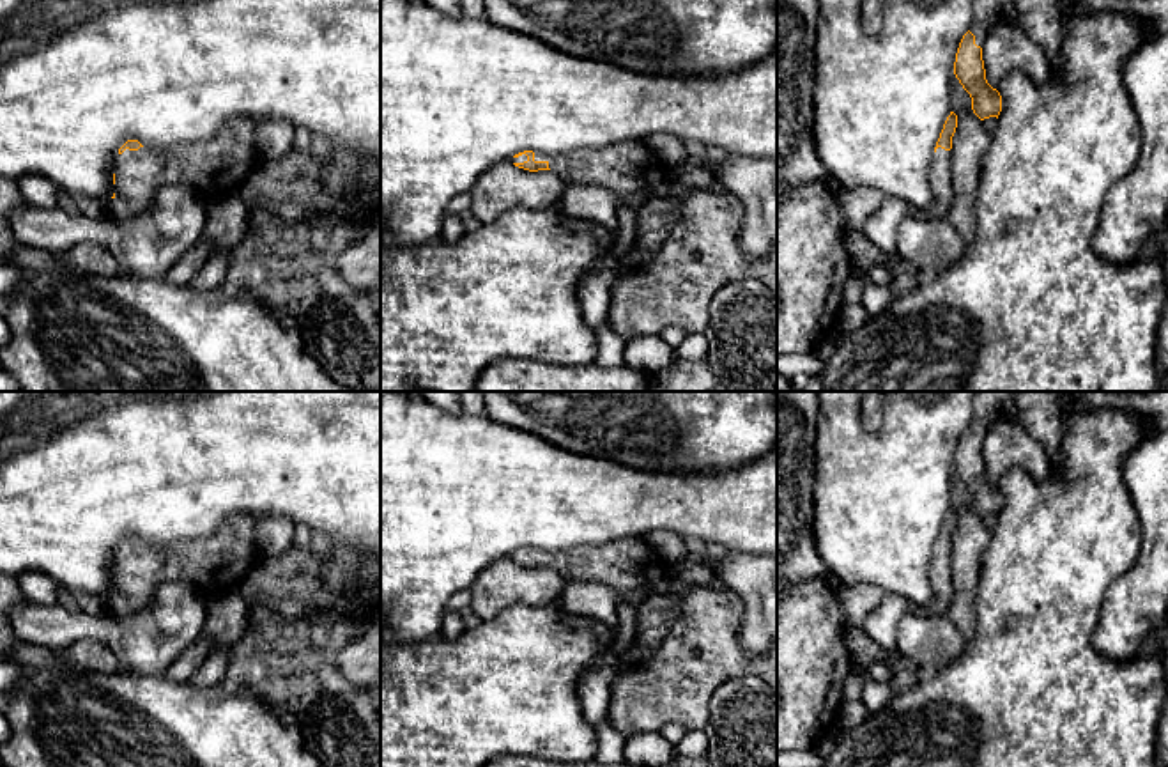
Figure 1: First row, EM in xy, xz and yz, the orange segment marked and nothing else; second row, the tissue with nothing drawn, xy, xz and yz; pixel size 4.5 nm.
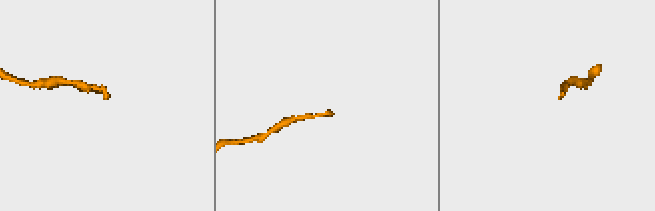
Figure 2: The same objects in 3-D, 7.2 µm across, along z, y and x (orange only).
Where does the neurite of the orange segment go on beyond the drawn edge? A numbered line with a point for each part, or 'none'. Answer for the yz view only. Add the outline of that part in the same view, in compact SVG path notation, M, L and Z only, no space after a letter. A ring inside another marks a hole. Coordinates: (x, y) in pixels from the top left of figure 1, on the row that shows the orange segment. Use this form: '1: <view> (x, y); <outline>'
1: yz (1045, 22); M975 0L970 32L982 48L996 27L1021 27L1046 53L1051 71L1060 71L1065 27L1074 16L1088 11L1090 7L1074 0Z

